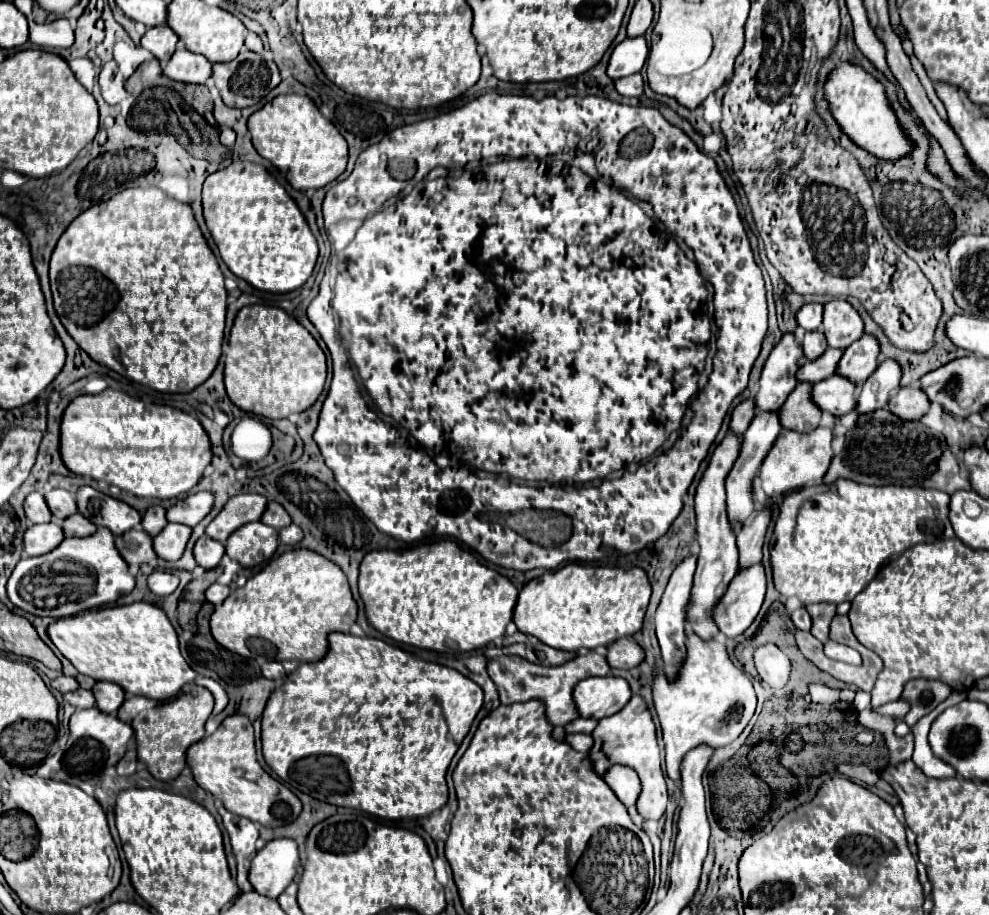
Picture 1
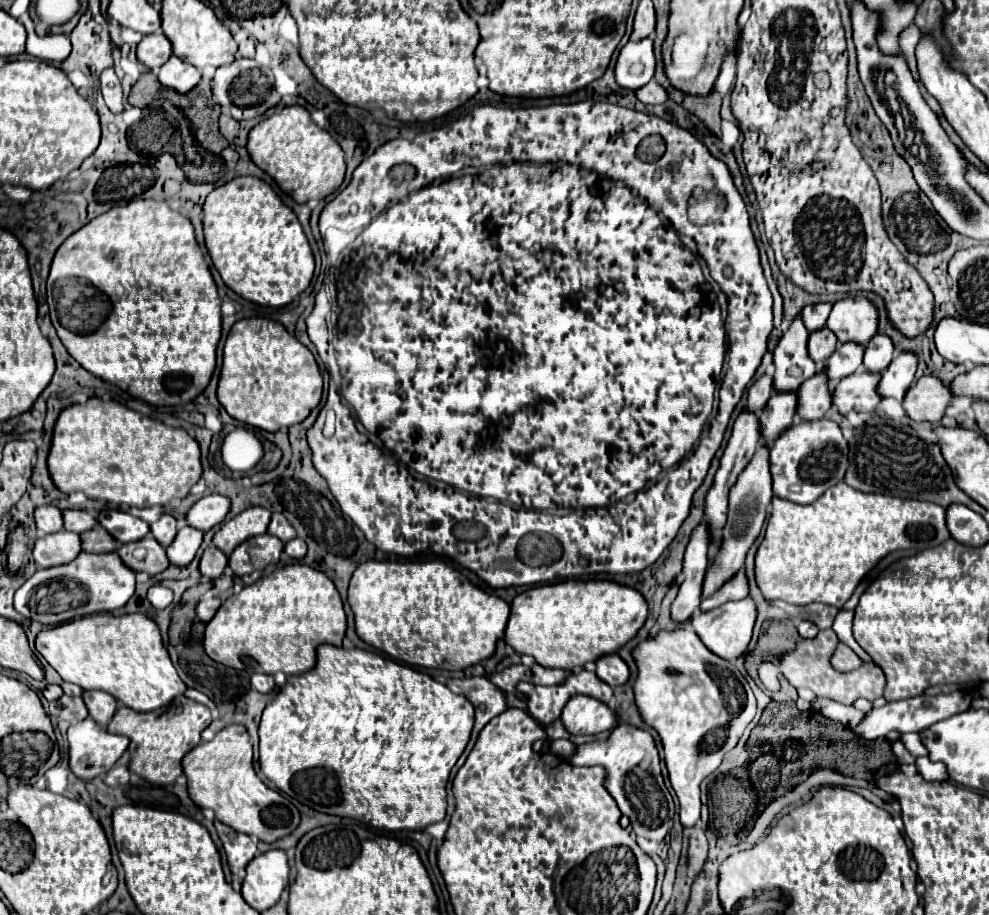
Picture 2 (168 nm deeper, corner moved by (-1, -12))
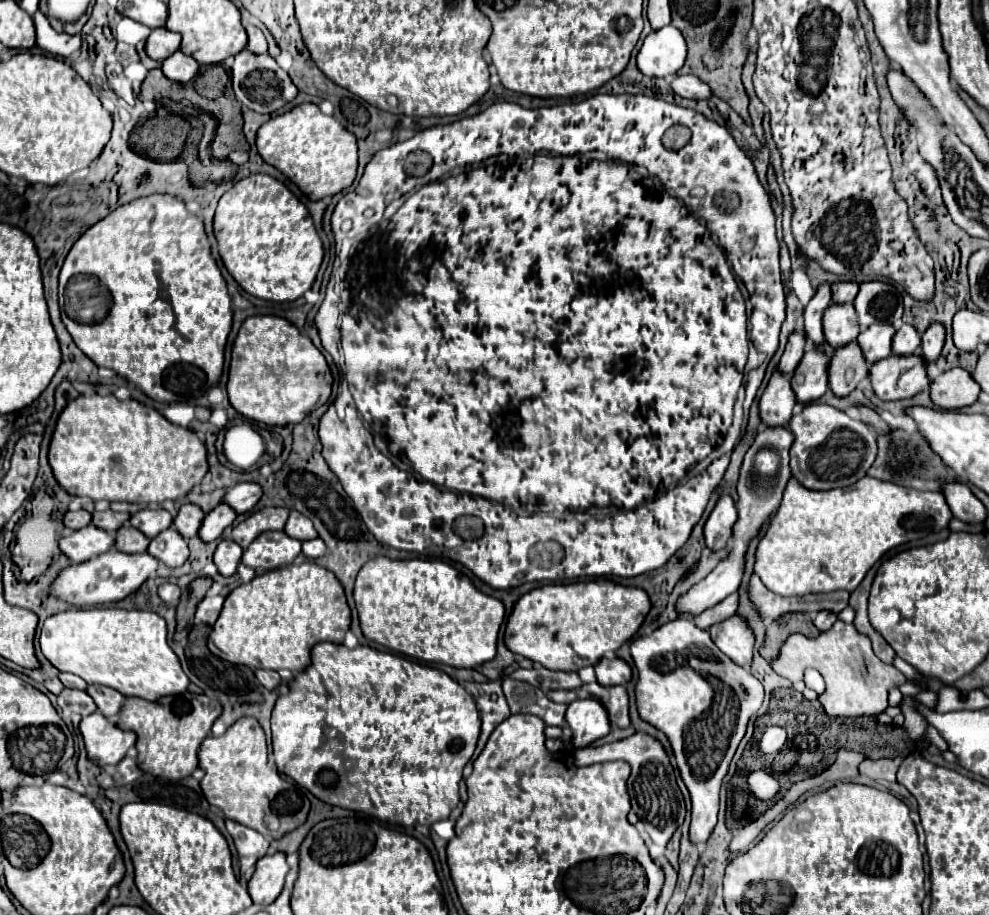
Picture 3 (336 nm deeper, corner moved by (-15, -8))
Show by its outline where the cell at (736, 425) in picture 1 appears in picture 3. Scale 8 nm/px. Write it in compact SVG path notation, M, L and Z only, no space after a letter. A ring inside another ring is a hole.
M795 329L795 331L789 335L785 353L783 353L783 357L781 357L777 369L779 369L779 371L785 371L787 375L793 375L795 367L799 365L803 353L805 353L805 345L807 345L807 337L805 337L805 333Z

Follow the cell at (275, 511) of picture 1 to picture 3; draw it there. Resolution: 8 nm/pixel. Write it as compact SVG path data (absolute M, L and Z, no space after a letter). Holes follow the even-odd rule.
M291 511L289 521L285 525L285 533L289 537L293 537L293 539L299 539L299 541L307 541L307 539L315 539L317 537L317 531L315 531L311 519L301 515L299 511Z

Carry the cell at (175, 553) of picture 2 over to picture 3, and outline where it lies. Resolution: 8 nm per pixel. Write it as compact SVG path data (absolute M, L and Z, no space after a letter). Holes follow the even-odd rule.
M219 503L211 513L207 513L199 529L199 537L203 541L215 541L235 519L237 519L237 513L227 503Z

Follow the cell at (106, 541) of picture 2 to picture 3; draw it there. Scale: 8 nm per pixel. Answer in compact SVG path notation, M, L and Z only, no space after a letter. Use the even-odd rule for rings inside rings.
M125 523L119 531L117 531L117 541L115 547L123 553L145 553L151 541L147 541L147 537L137 531L135 527L131 527L131 523Z

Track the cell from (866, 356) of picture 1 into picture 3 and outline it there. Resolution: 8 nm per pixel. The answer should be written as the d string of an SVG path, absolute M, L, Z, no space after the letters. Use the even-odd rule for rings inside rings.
M901 325L893 339L893 353L897 355L911 355L917 353L921 347L921 335L913 325Z

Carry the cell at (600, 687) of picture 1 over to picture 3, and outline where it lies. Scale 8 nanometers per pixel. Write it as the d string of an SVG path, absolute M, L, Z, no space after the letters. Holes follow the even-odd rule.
M595 699L573 701L567 707L565 721L571 729L571 747L589 747L609 733L607 711Z

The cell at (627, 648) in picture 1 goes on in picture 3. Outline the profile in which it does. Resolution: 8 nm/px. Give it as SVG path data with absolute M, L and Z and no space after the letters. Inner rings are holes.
M609 655L609 657L603 657L599 663L595 663L595 677L597 677L597 683L599 685L627 685L631 681L631 667L615 657L615 655Z

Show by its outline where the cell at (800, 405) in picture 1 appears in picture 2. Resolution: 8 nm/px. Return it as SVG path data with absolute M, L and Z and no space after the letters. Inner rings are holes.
M813 375L797 391L797 417L803 421L821 419L831 407L831 389L825 375Z

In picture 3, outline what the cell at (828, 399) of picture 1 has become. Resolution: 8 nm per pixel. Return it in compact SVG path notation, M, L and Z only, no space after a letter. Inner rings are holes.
M889 355L871 365L871 385L879 399L905 399L931 385L921 355Z

